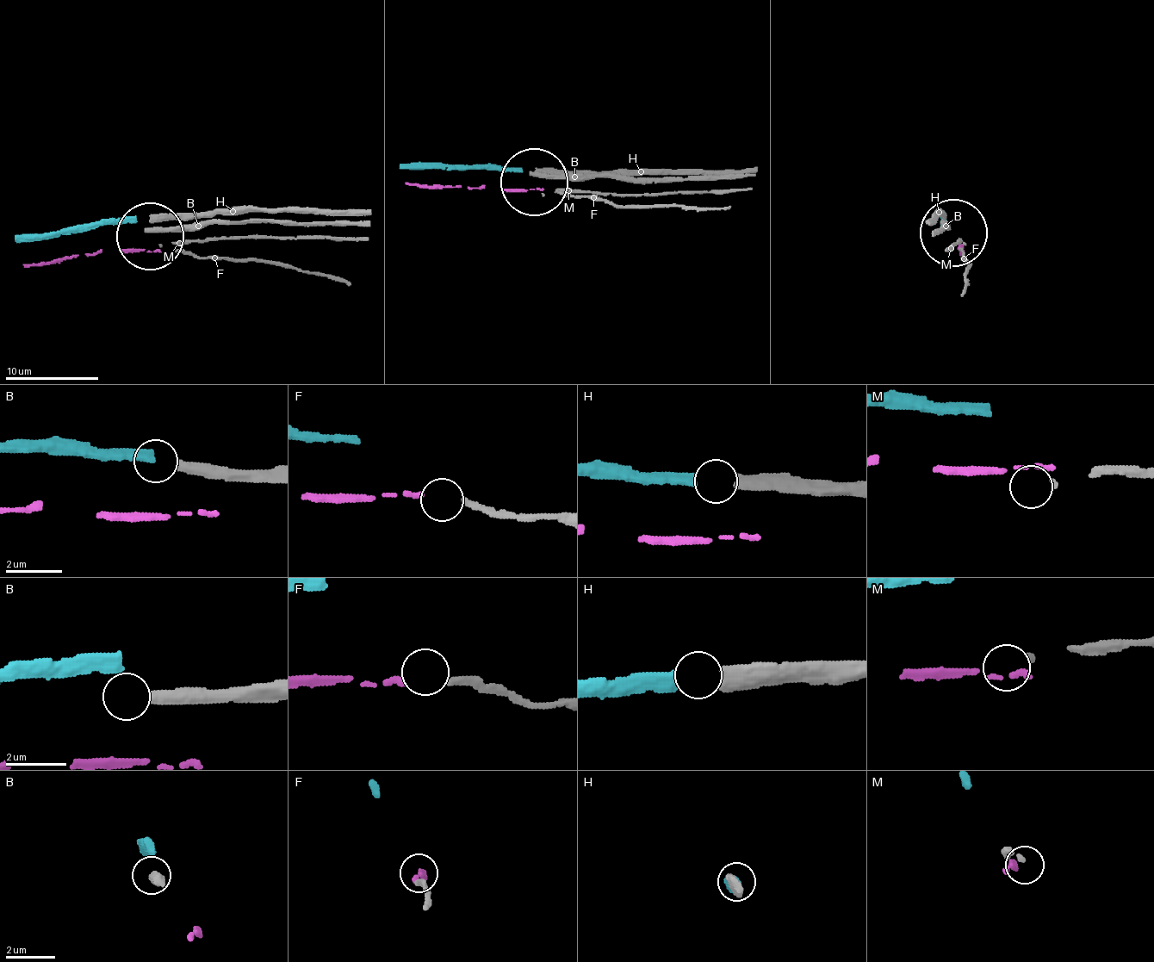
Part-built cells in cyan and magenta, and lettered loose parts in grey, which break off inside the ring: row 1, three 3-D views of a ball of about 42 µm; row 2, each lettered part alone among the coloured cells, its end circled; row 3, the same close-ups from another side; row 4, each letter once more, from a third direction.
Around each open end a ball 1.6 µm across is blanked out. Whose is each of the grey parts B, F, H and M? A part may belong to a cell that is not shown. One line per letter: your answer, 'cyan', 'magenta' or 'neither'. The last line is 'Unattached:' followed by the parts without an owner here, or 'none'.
B: neither
F: magenta
H: cyan
M: neither
Unattached: B, M

